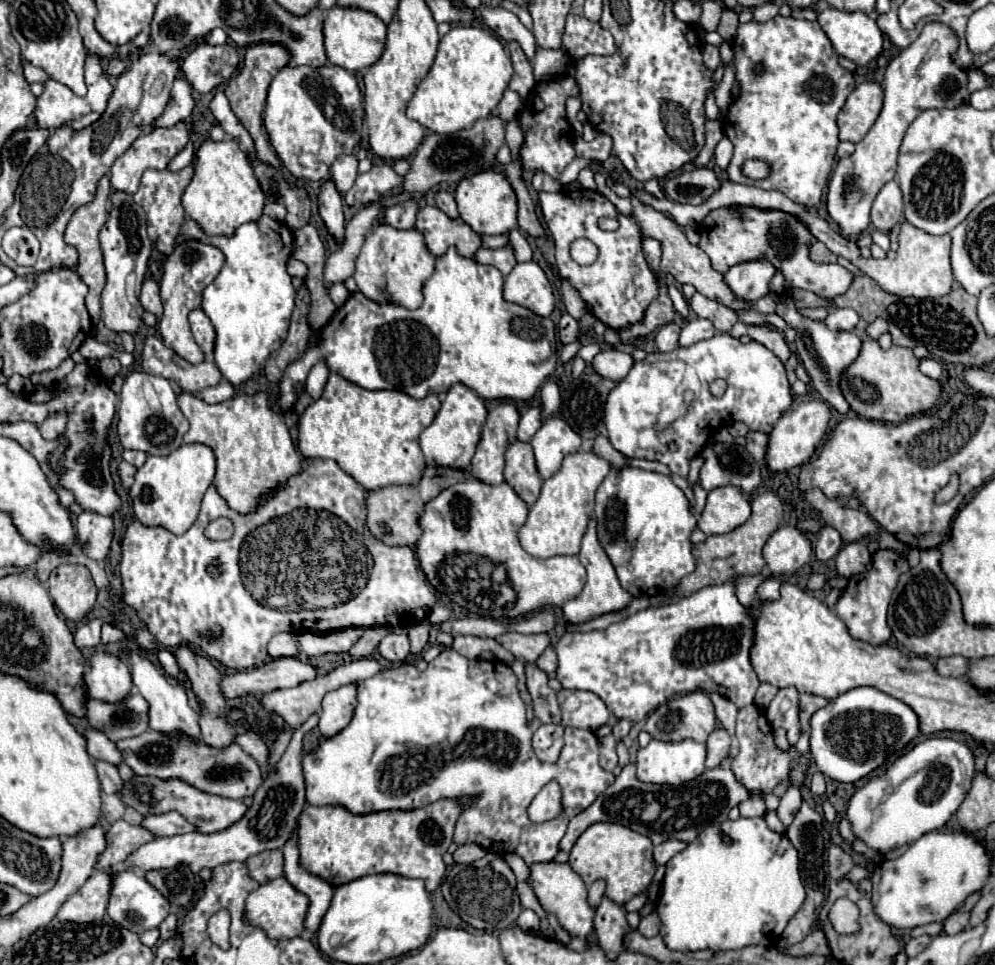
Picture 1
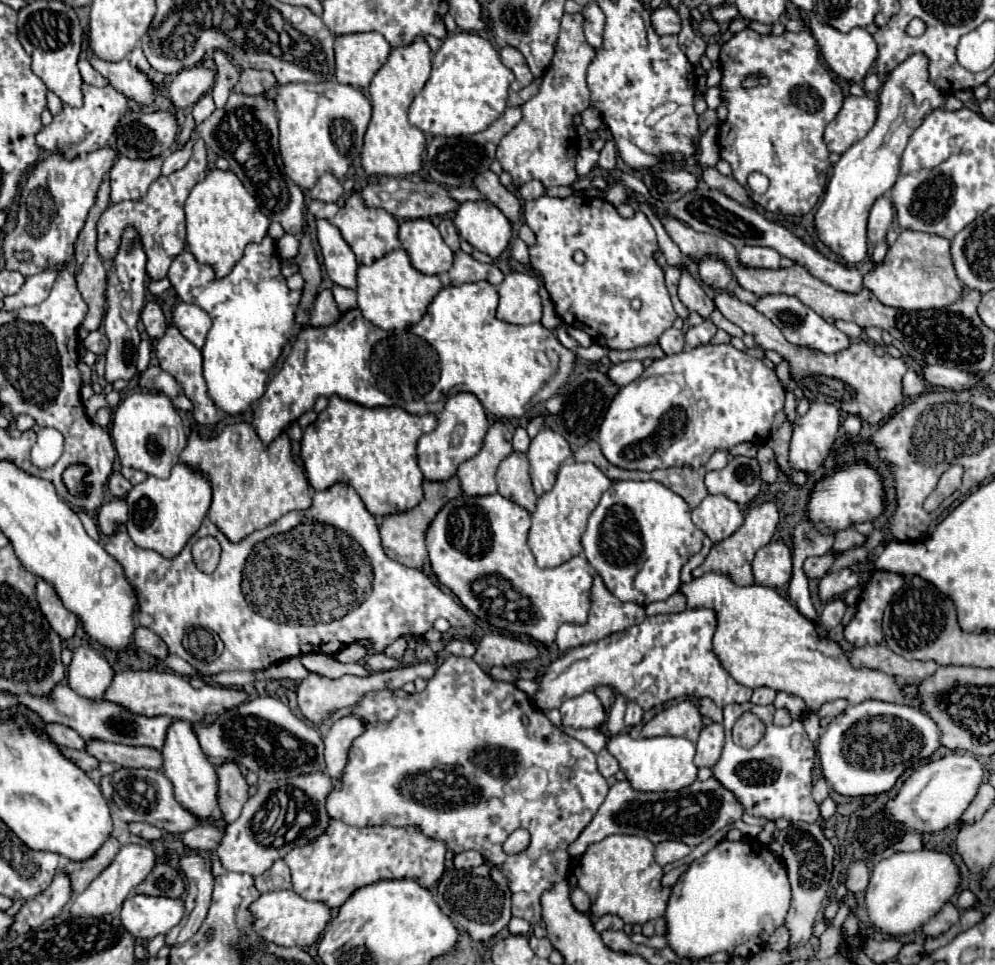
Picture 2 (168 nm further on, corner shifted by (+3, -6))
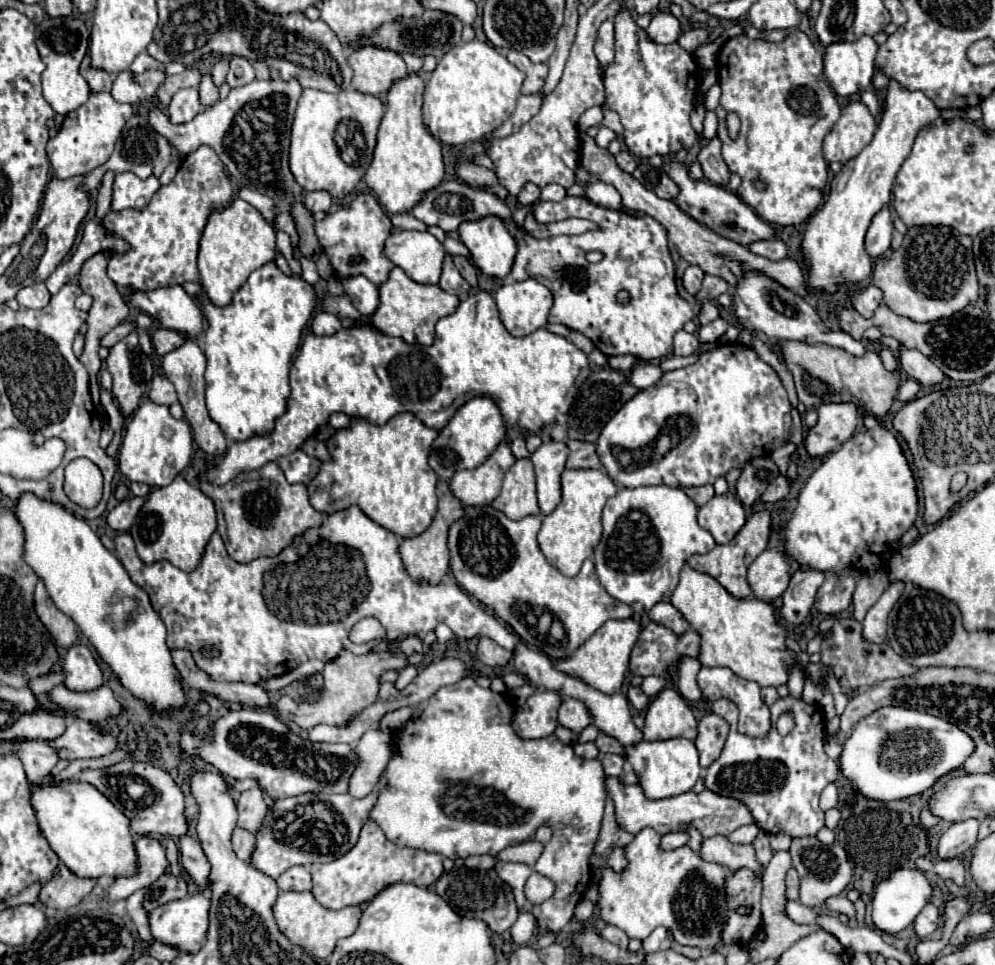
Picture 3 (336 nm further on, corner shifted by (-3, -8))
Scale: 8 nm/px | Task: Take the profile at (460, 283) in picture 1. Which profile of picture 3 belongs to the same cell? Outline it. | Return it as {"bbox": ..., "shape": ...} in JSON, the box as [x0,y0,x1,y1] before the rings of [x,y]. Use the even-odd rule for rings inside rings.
{"bbox":[202,289,586,485],"shape":[[[482,289],[468,295],[464,301],[460,301],[452,315],[446,315],[436,323],[436,337],[430,347],[416,345],[410,349],[410,353],[408,345],[404,345],[400,337],[390,337],[370,323],[356,323],[326,337],[310,333],[306,335],[302,351],[298,351],[290,367],[290,397],[286,399],[286,413],[276,419],[274,429],[268,435],[254,435],[238,443],[232,441],[226,457],[214,469],[202,473],[202,477],[216,485],[224,485],[240,471],[260,469],[268,461],[276,461],[282,455],[294,453],[320,425],[328,421],[328,415],[336,411],[342,411],[348,417],[362,417],[370,423],[384,425],[396,411],[396,405],[390,405],[390,395],[396,397],[406,407],[406,411],[414,413],[424,425],[434,429],[442,429],[452,417],[454,409],[464,401],[468,393],[472,393],[492,399],[506,423],[538,431],[544,425],[552,423],[556,419],[556,413],[568,411],[570,401],[564,399],[572,389],[580,369],[586,365],[586,355],[572,341],[554,335],[548,329],[536,329],[526,337],[512,337],[500,323],[494,297]]]}

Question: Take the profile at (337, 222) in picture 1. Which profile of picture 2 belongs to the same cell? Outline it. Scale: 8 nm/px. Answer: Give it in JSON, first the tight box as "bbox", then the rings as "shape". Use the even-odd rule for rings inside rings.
{"bbox":[318,219,358,291],"shape":[[[326,219],[318,221],[318,243],[322,249],[326,273],[332,279],[332,283],[354,291],[358,261],[346,245],[346,241],[342,239],[340,231]]]}

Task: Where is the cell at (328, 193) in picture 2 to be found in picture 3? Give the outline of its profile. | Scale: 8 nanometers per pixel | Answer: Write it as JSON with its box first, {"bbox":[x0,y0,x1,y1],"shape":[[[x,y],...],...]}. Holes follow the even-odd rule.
{"bbox":[304,191,332,213],"shape":[[[310,191],[310,193],[306,193],[306,197],[304,197],[304,205],[306,205],[312,213],[328,211],[330,205],[332,205],[332,195],[330,195],[328,191]]]}

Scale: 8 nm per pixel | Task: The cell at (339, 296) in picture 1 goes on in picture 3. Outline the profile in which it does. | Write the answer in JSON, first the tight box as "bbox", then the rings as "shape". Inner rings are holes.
{"bbox":[312,311,342,335],"shape":[[[318,311],[312,319],[312,331],[316,335],[334,335],[336,331],[340,331],[342,325],[340,325],[340,319],[334,315],[334,313],[328,313],[328,311]]]}

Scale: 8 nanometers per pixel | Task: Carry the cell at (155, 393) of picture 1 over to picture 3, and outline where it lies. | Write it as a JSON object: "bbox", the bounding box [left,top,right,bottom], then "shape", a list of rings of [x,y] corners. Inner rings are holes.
{"bbox":[118,401,192,487],"shape":[[[144,401],[132,413],[124,429],[124,441],[118,453],[118,469],[130,479],[148,483],[150,487],[166,487],[174,477],[190,463],[192,455],[192,431],[182,419],[174,419],[166,405]]]}

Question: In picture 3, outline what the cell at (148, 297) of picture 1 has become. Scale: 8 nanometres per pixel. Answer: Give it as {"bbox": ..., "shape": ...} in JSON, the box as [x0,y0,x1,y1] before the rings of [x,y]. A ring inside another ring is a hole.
{"bbox":[152,327,186,355],"shape":[[[164,327],[156,329],[152,335],[152,345],[158,355],[166,355],[168,351],[180,347],[180,343],[184,343],[184,341],[186,341],[184,335],[180,335],[178,331],[172,331],[172,329],[164,329]]]}

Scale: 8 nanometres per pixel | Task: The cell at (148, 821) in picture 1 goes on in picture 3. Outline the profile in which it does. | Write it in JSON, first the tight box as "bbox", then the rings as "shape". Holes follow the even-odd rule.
{"bbox":[232,827,254,863],"shape":[[[236,827],[234,833],[232,833],[232,847],[234,847],[234,853],[238,859],[250,863],[250,855],[252,855],[252,847],[254,847],[254,835]]]}

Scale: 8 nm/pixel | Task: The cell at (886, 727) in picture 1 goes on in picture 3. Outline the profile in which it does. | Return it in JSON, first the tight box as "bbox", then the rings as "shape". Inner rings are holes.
{"bbox":[838,707,972,801],"shape":[[[882,707],[852,727],[842,743],[838,765],[860,795],[876,801],[896,801],[926,791],[938,777],[958,769],[972,751],[972,739],[944,719],[906,707]]]}

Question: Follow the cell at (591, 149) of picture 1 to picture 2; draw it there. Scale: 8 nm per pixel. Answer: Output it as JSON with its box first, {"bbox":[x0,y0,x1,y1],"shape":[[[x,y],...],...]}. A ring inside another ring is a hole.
{"bbox":[598,141,616,171],"shape":[[[608,141],[606,147],[600,151],[598,167],[602,167],[604,171],[616,169],[616,145],[614,145],[614,141]]]}

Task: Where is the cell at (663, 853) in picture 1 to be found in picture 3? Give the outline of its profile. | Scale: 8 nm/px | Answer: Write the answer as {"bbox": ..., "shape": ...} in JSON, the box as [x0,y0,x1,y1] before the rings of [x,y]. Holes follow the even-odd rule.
{"bbox":[662,833,688,851],"shape":[[[668,833],[662,837],[662,849],[664,851],[674,851],[684,845],[688,845],[688,833]]]}

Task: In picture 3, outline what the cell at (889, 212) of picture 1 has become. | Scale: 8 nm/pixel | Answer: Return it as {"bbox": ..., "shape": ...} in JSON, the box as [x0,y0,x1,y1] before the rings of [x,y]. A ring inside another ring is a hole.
{"bbox":[866,209,894,257],"shape":[[[888,209],[878,211],[866,233],[866,251],[870,253],[870,257],[878,257],[884,251],[888,251],[892,231],[894,231],[894,223],[890,211]]]}

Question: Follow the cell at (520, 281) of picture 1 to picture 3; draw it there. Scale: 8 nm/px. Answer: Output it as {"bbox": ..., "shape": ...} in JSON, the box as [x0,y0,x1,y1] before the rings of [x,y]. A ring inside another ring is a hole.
{"bbox":[496,279,552,337],"shape":[[[536,279],[514,281],[500,287],[496,305],[506,331],[514,337],[524,337],[546,325],[552,293]]]}

